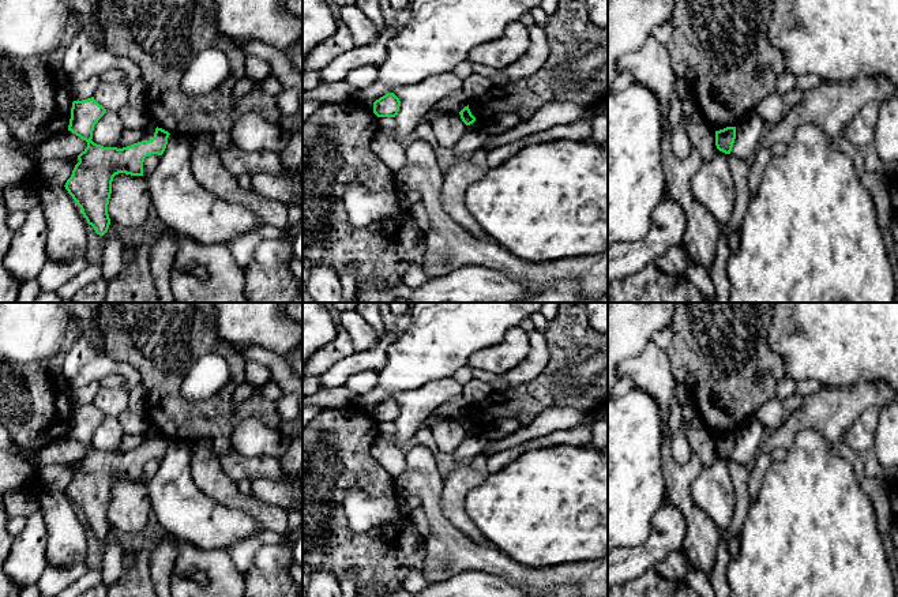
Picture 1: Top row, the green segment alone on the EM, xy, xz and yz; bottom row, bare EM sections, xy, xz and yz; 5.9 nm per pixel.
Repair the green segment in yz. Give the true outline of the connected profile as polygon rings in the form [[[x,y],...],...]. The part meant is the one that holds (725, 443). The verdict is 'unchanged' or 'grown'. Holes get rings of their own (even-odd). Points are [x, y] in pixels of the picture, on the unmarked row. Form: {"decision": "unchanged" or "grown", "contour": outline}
{"decision": "unchanged", "contour": [[[726,432],[715,436],[715,451],[719,457],[730,459],[736,444],[736,432]]]}

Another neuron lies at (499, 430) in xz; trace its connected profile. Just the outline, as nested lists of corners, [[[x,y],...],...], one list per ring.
[[[504,418],[482,427],[482,431],[488,440],[499,440],[514,432],[516,432],[522,425],[512,418]]]

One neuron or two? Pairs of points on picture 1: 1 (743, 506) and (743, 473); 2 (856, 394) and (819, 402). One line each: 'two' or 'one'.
1: one
2: one

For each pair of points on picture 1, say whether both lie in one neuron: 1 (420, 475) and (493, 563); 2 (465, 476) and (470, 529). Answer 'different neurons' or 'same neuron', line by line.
1: same neuron
2: same neuron

